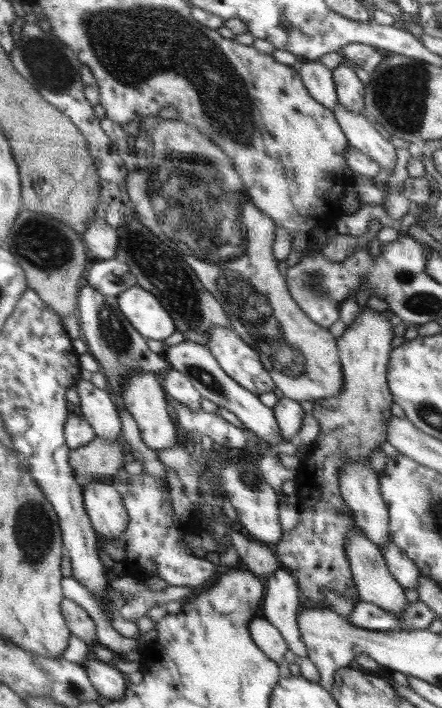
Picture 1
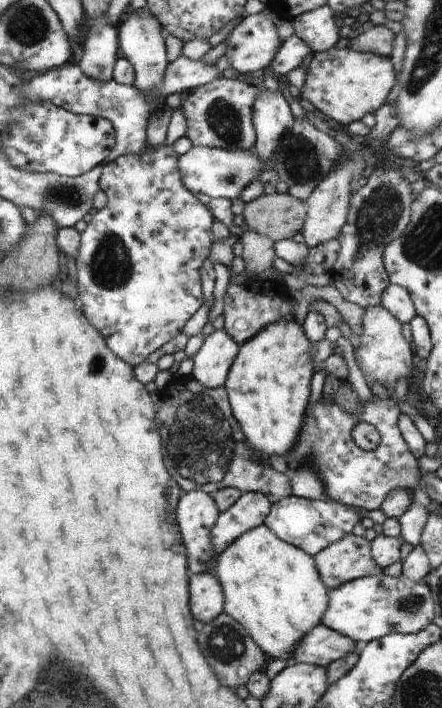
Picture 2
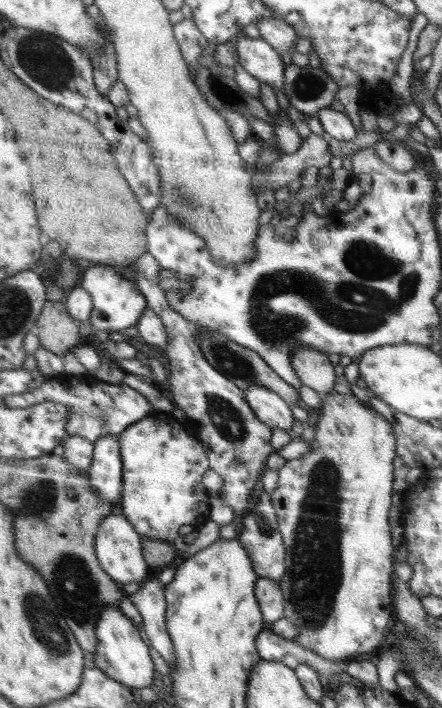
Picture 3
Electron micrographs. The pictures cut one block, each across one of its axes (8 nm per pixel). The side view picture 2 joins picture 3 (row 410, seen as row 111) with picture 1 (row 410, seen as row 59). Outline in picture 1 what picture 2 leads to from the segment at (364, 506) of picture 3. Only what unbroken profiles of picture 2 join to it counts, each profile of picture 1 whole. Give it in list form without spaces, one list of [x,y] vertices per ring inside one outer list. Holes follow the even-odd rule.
[[[368,307],[361,308],[361,314],[358,314],[354,323],[347,326],[344,333],[337,338],[337,348],[342,363],[342,381],[344,381],[342,392],[338,396],[312,400],[313,409],[310,413],[318,420],[320,430],[314,442],[311,443],[313,448],[310,448],[310,452],[300,460],[293,478],[296,482],[295,493],[301,502],[300,523],[290,532],[282,533],[280,541],[273,547],[280,567],[295,576],[300,590],[300,600],[304,606],[307,604],[307,606],[317,608],[328,608],[328,604],[324,602],[320,594],[321,590],[336,591],[342,597],[352,600],[354,604],[357,604],[359,600],[345,554],[347,532],[356,524],[339,490],[338,469],[346,465],[346,459],[348,463],[360,461],[360,463],[370,465],[369,456],[372,451],[381,448],[381,442],[388,440],[386,421],[392,415],[390,406],[392,406],[393,398],[387,383],[387,366],[393,349],[392,338],[395,336],[393,327],[390,319],[380,312]]]

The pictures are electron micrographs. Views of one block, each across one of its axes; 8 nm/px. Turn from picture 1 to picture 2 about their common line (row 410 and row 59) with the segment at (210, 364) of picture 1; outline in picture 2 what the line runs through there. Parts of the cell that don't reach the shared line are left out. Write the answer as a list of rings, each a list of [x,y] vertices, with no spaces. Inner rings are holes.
[[[267,4],[261,12],[244,16],[243,20],[231,30],[228,34],[228,49],[225,53],[230,60],[230,68],[246,74],[250,72],[260,74],[270,66],[283,43],[272,21],[272,16],[277,15],[277,11],[272,4]]]

